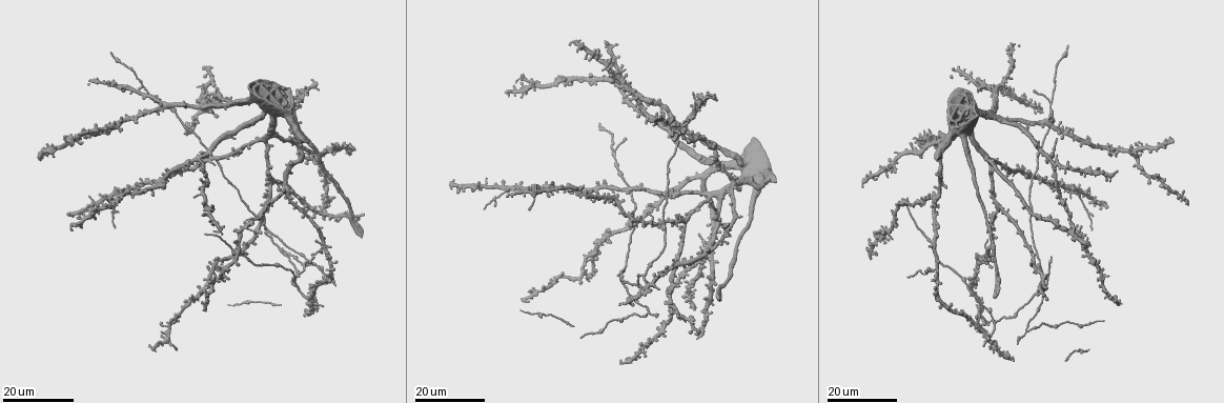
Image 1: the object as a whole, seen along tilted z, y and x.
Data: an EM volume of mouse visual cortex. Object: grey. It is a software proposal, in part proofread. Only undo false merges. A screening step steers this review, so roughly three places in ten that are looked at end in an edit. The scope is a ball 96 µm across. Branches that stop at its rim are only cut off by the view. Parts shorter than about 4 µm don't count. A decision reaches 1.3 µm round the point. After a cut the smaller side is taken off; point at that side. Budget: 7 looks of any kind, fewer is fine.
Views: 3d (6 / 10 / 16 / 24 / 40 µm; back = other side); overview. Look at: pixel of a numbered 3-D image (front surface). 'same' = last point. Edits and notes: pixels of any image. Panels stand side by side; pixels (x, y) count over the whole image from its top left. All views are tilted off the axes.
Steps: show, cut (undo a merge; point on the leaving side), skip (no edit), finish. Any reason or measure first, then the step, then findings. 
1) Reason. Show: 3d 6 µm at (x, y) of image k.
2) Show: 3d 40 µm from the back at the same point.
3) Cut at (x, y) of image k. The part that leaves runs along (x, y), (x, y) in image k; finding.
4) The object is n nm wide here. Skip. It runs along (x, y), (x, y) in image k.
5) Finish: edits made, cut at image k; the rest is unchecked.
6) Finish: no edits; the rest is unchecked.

Show: 3d 24 µm at (513, 188) of image 1.

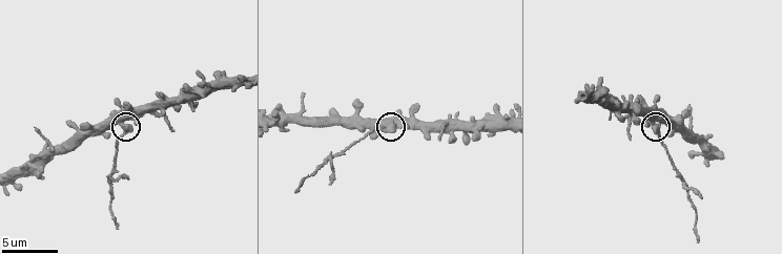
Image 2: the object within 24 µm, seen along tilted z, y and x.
Show: 3d 6 µm at (121, 127) of image 2.

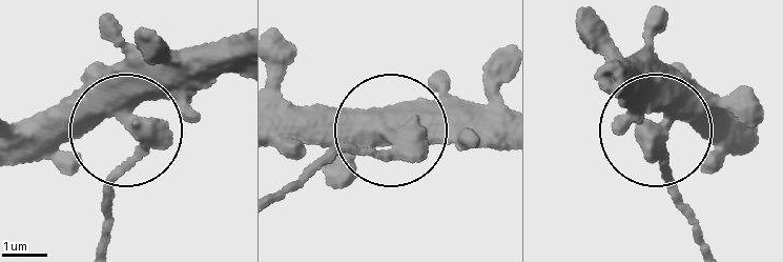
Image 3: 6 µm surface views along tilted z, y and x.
The side arm is 14 µm long. Cut at (110, 182) of image 3. The part that leaves runs along (394, 156), (337, 156), (279, 197) in image 3; two cells meet here.

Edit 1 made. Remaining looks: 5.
Show: overview.

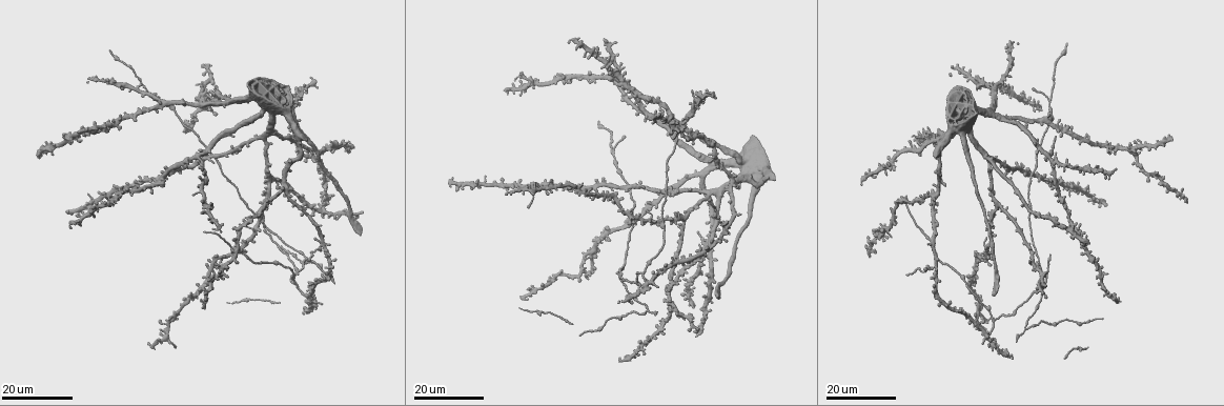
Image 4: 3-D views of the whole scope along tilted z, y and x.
Show: 3d 16 µm at (1050, 98) of image 4.

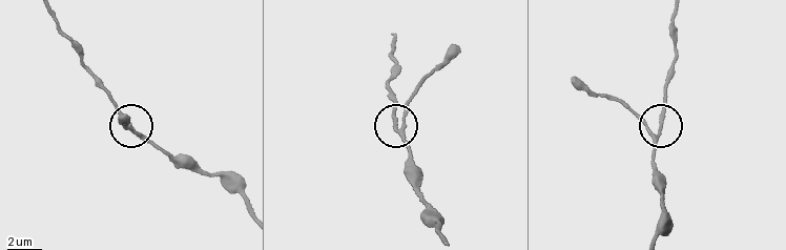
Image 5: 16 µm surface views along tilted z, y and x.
Zoom in. Show: 3d 10 µm at (402, 128) of image 5.

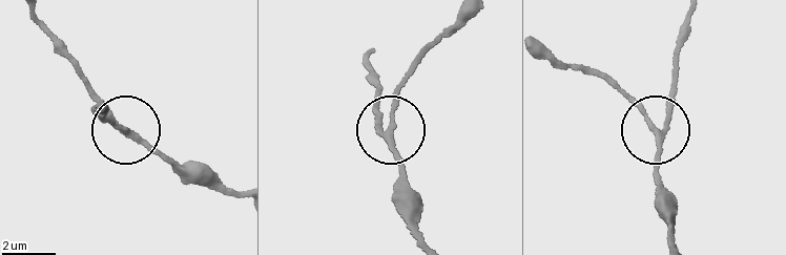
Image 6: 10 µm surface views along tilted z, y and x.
3 arms meet here. Skip. It runs along (669, 241), (660, 194), (659, 137), (607, 73) in image 6; all the same cell.

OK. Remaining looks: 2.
Three arms meet. Show: 3d 24 µm at (1025, 329) of image 4.

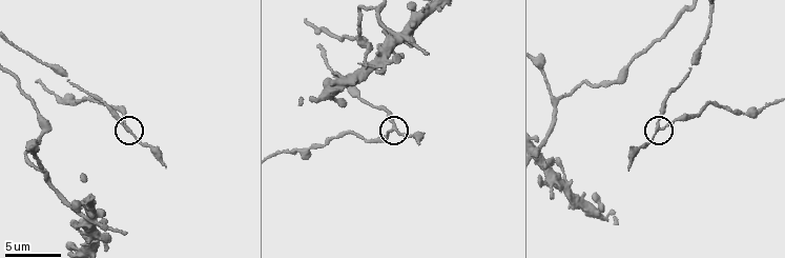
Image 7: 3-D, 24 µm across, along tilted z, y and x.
Closer look. Show: 3d 6 µm at (657, 127) of image 7.

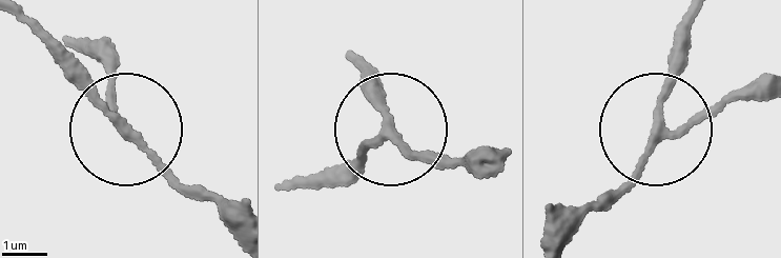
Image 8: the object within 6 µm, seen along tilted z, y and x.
Skip. It runs along (357, 64), (396, 135), (447, 167) in image 8; all the same cell.

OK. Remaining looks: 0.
Finish: edits made, cut at image 3; the rest is unchecked.

